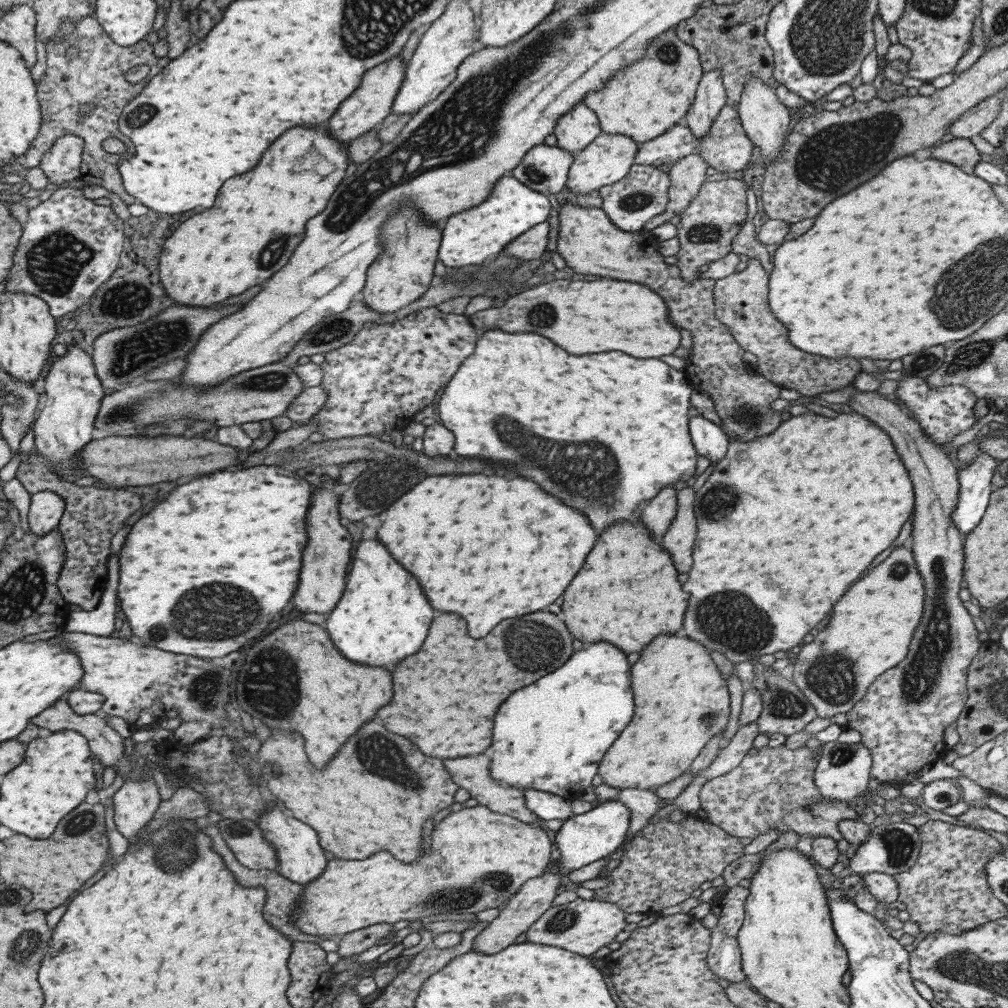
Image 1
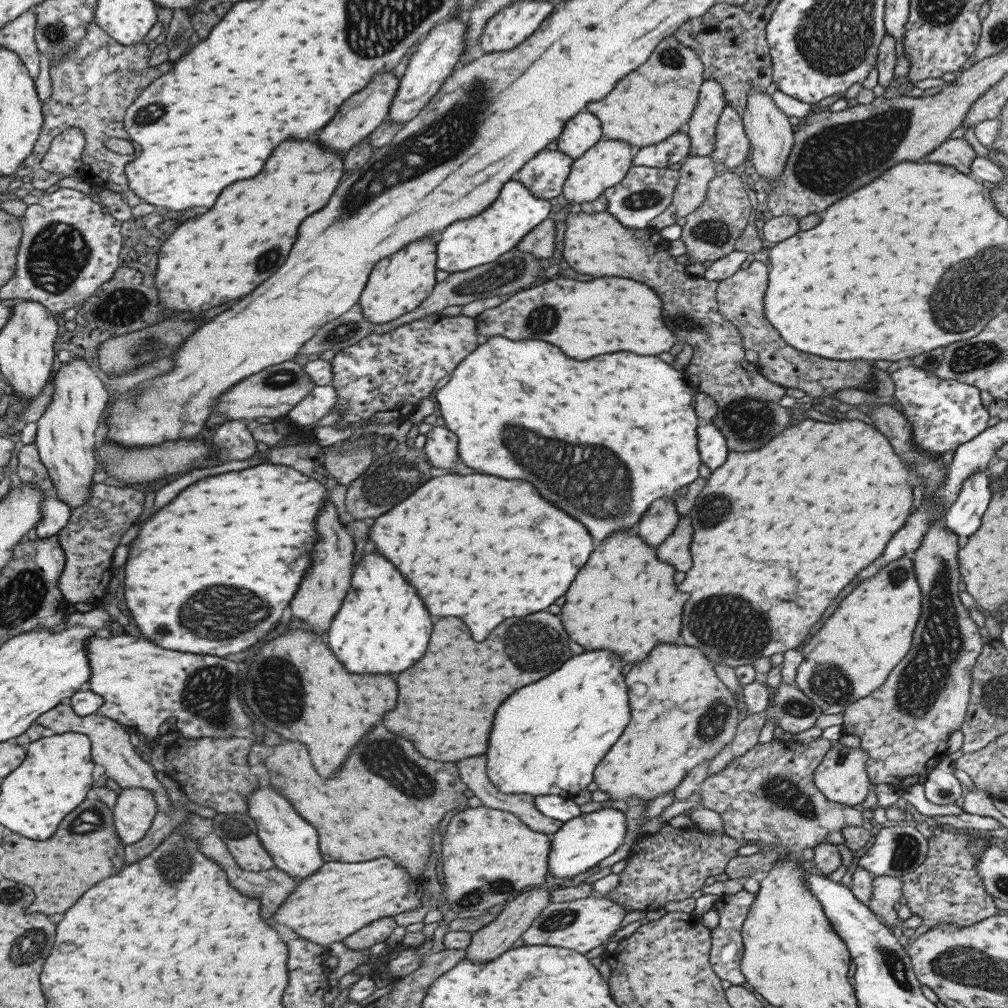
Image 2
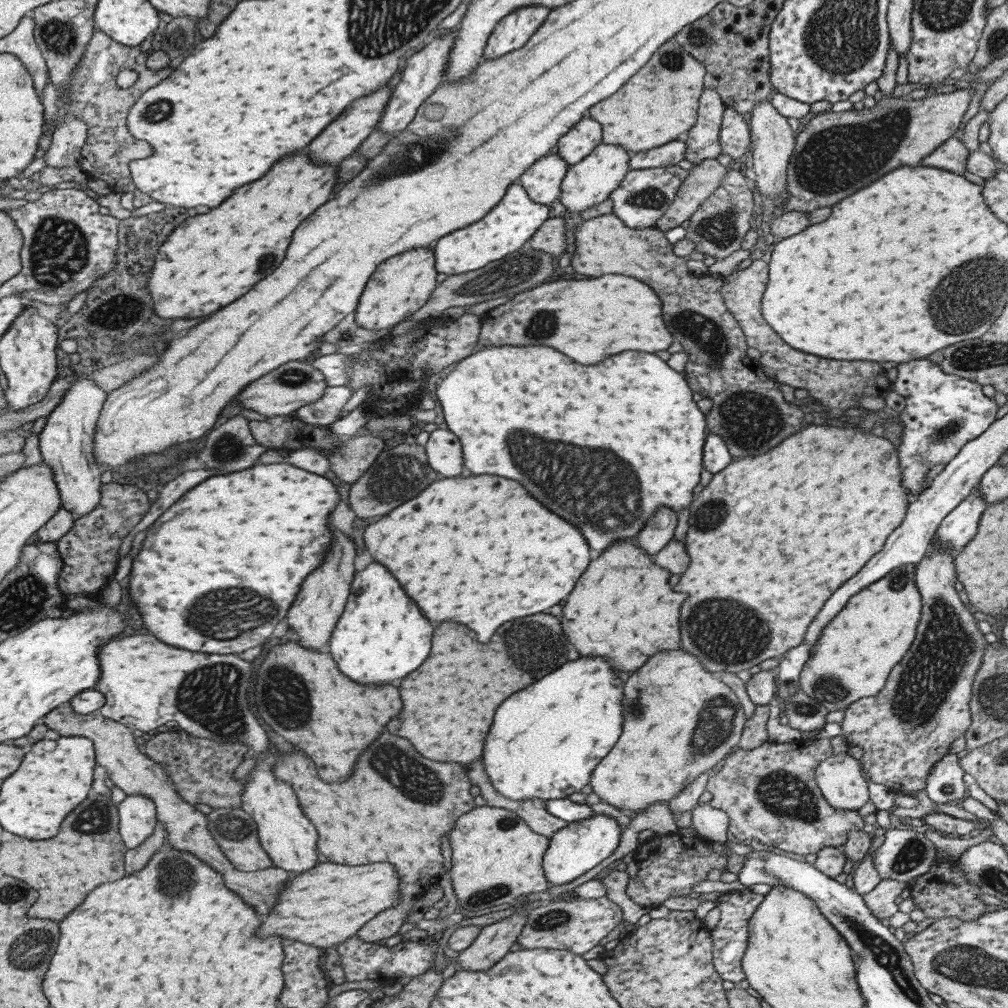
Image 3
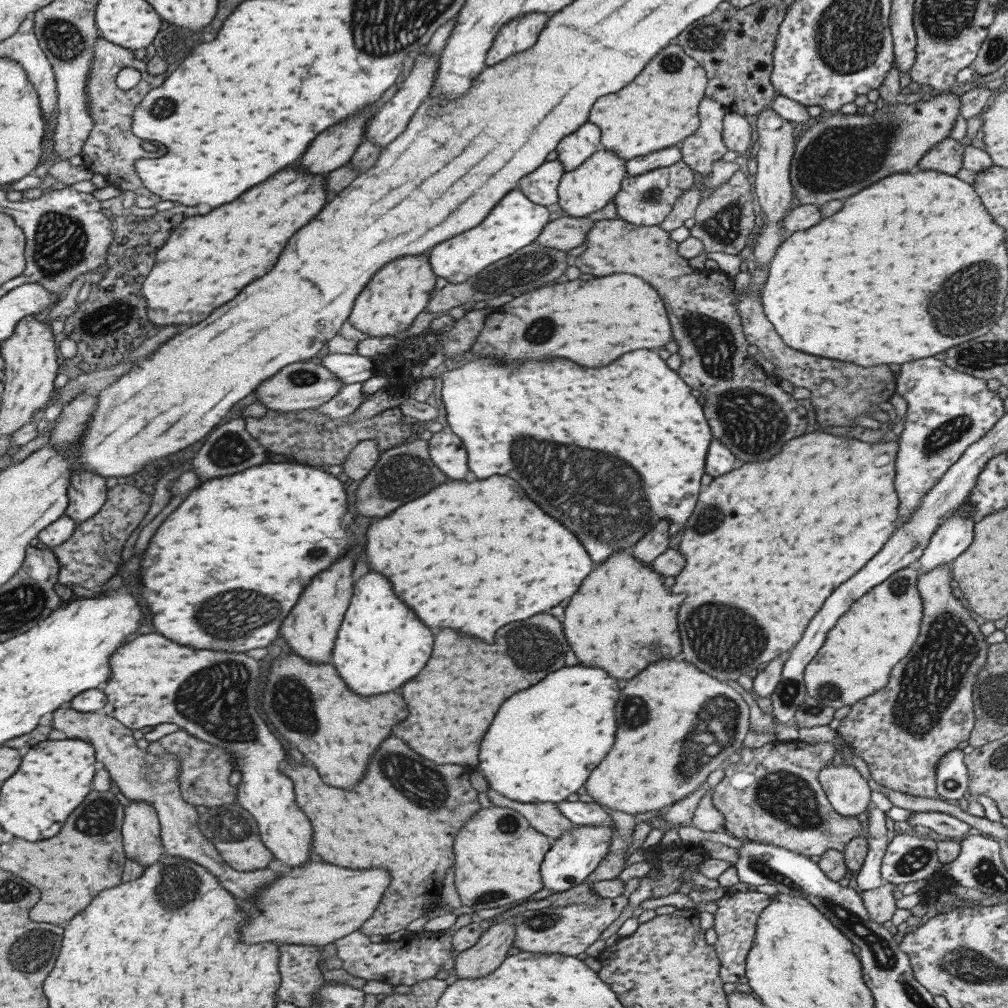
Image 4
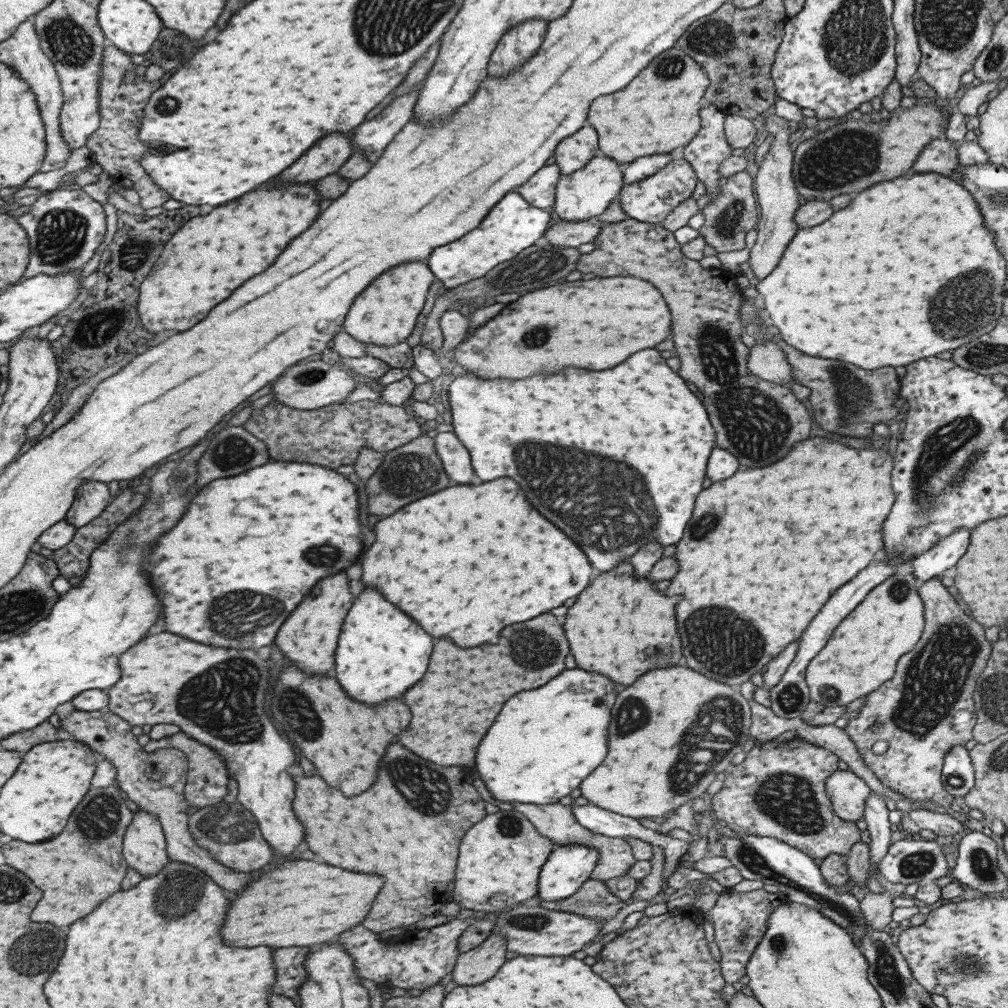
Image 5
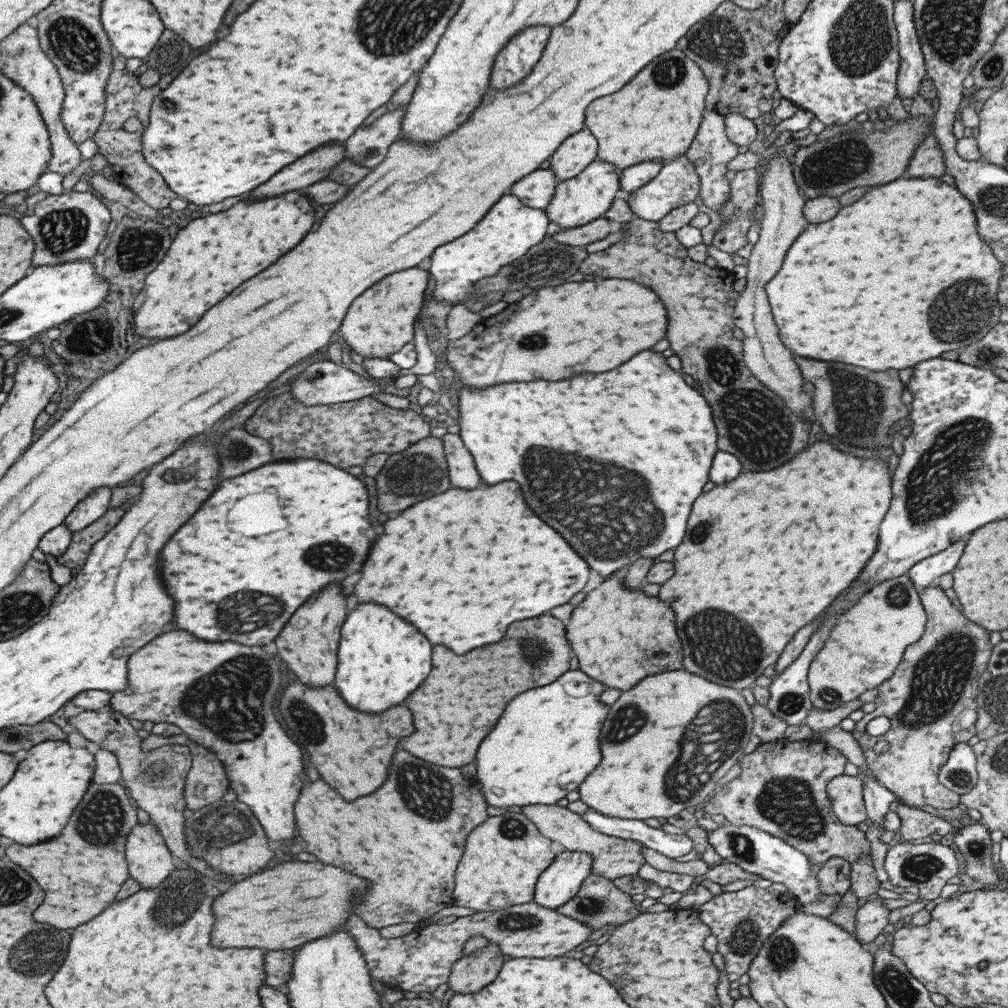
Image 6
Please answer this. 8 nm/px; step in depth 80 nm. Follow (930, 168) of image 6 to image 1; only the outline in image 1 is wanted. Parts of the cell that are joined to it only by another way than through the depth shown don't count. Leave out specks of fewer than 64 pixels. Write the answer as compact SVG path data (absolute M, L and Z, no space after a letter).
M954 138L934 147L930 157L957 166L963 172L972 174L974 166L981 161L979 151L967 138Z

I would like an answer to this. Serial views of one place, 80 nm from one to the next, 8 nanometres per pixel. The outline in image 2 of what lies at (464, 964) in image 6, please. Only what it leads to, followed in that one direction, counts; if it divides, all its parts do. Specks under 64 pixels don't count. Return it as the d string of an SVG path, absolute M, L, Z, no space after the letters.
M535 885L525 889L518 894L513 900L504 904L501 912L488 922L485 926L472 932L469 944L464 948L465 954L463 960L469 962L485 962L497 958L501 952L509 950L511 944L525 932L526 928L535 920L535 917L549 904L549 895L547 887Z

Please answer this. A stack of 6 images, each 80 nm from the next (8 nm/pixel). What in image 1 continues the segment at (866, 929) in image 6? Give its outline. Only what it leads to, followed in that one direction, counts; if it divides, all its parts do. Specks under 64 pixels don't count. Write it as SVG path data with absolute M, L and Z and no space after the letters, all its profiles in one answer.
M868 872L862 876L862 884L866 889L876 898L878 902L878 915L882 923L891 930L898 930L902 927L903 922L899 919L887 915L886 910L889 909L888 905L897 900L897 883L893 875L888 875L882 872Z

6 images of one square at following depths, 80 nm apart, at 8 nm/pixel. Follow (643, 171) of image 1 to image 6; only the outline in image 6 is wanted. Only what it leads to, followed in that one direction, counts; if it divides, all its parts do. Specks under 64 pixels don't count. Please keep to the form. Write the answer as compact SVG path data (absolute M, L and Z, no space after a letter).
M683 154L672 161L665 162L649 182L641 185L634 192L631 191L623 199L629 207L629 211L636 218L647 221L659 221L674 208L688 202L693 203L694 198L698 195L699 183L693 164Z

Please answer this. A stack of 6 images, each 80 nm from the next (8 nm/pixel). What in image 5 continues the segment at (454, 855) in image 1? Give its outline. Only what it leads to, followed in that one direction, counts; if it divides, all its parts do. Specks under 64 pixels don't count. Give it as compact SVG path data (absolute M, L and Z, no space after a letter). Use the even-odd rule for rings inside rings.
M501 810L485 814L477 824L473 824L459 842L457 868L453 878L453 902L469 911L491 913L501 911L506 906L529 900L538 894L537 881L541 865L553 850L552 841L540 836L530 822L520 813L512 810ZM291 860L279 870L267 871L259 880L251 882L241 894L231 900L221 936L231 946L271 946L271 948L306 947L312 948L335 940L337 934L360 924L371 908L375 894L381 888L381 878L373 874L357 874L329 864L315 864L311 860Z

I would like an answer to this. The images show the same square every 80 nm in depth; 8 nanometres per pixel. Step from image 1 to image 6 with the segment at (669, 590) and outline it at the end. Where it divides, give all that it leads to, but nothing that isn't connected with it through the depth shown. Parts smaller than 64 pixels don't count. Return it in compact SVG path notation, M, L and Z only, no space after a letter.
M623 570L605 577L591 592L585 594L581 604L573 607L570 619L565 621L566 641L577 658L578 669L607 688L629 690L641 678L657 672L681 668L681 646L673 628L673 612L669 600L657 600L655 596L645 596L639 588L630 589L624 585Z

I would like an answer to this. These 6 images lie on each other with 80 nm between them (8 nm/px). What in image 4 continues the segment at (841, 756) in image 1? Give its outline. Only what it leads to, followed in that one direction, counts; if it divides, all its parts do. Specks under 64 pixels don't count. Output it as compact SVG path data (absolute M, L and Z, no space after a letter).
M844 762L827 764L817 773L817 780L831 808L841 816L856 817L871 803L868 782Z

